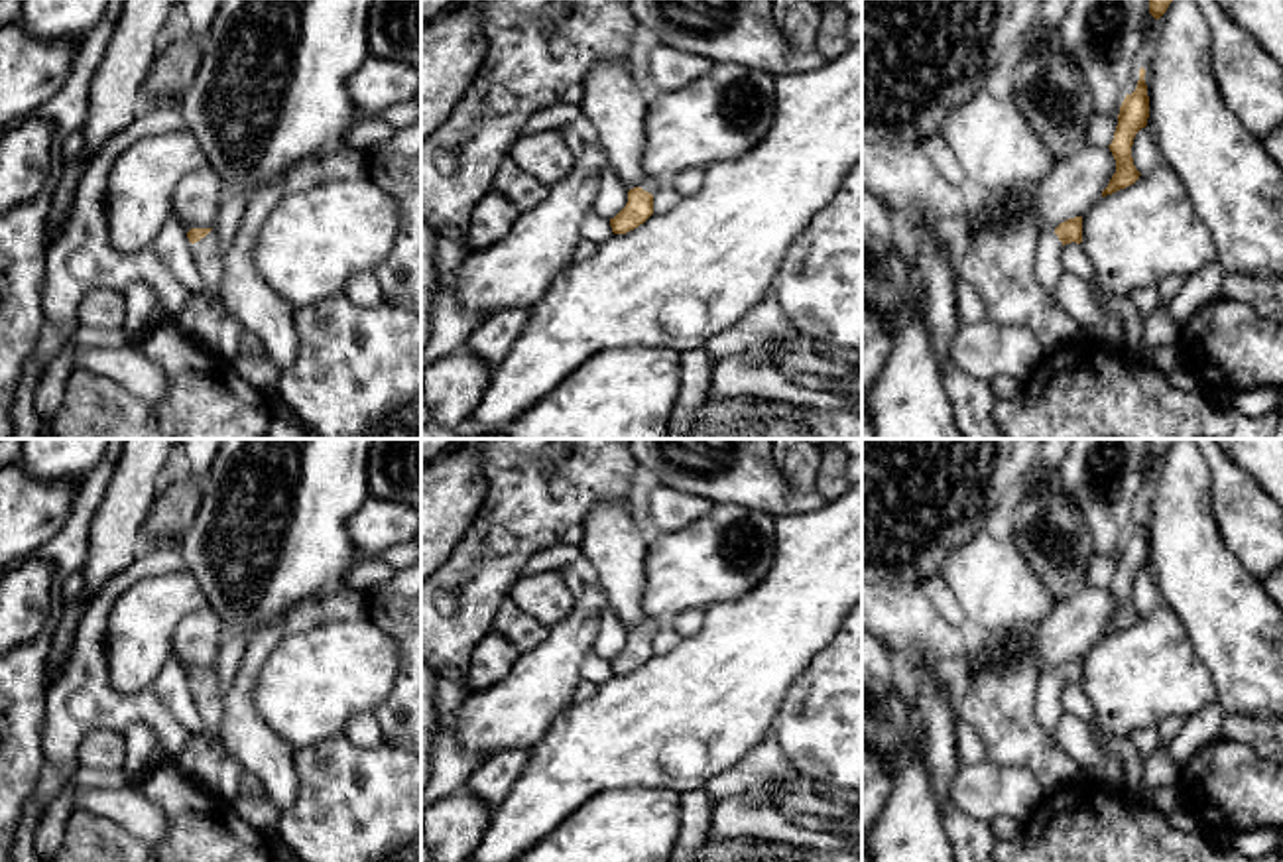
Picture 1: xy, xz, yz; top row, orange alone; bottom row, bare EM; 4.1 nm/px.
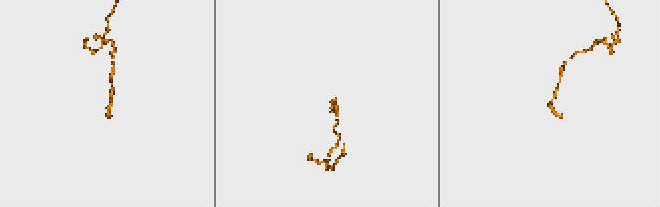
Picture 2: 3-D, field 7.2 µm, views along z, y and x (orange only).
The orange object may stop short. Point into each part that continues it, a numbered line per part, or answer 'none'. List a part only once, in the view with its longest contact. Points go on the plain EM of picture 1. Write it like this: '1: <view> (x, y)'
1: xy (207, 695)

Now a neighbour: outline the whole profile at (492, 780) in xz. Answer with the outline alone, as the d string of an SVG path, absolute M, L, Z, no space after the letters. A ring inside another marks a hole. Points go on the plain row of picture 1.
M504 750L488 756L468 777L462 791L480 797L492 809L510 793L525 771L531 750Z

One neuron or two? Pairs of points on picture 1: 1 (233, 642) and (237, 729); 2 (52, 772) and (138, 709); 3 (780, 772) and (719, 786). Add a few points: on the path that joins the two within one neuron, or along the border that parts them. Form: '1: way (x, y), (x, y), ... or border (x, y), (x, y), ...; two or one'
1: border (250, 636), (241, 670), (225, 697); two
2: way (63, 746), (83, 727), (113, 711); one
3: way (764, 772), (750, 772), (734, 780); one

